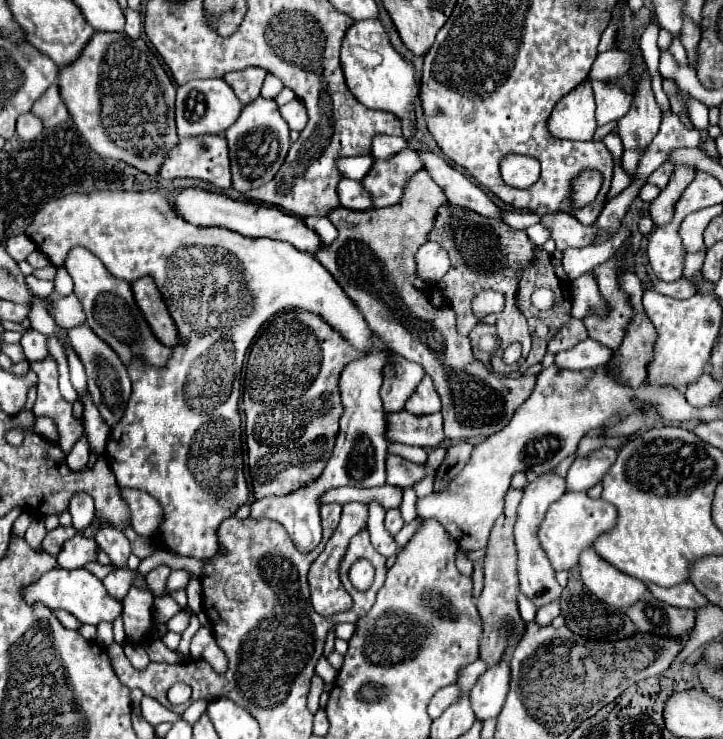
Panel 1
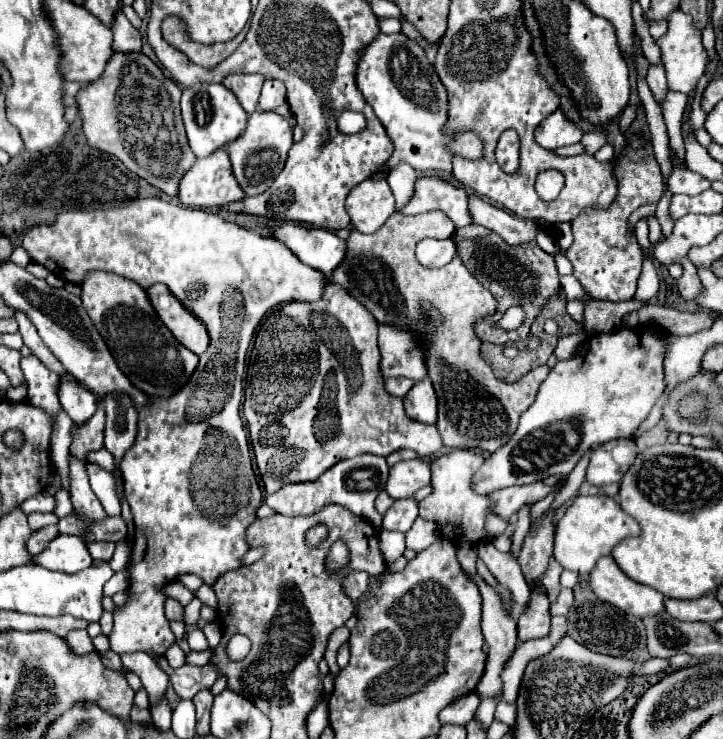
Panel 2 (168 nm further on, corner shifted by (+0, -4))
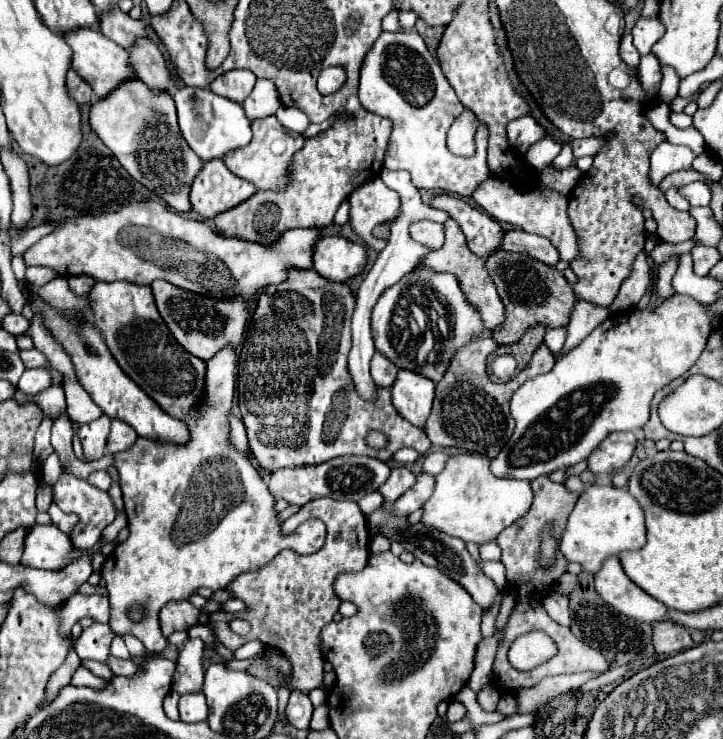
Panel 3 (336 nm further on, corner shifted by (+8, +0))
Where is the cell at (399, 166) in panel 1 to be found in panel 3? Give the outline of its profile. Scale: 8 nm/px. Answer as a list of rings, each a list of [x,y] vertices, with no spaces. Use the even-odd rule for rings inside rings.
[[[434,194],[428,202],[430,208],[444,210],[450,214],[452,220],[458,222],[460,230],[464,232],[468,240],[468,248],[478,256],[488,256],[496,248],[500,248],[502,240],[502,226],[492,220],[486,212],[480,212],[478,208],[472,208],[462,198],[454,198],[450,194]]]

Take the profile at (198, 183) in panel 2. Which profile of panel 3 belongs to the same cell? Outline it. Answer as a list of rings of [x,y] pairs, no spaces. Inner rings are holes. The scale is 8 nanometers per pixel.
[[[208,160],[192,182],[190,204],[196,214],[214,218],[216,214],[248,200],[248,196],[254,192],[256,188],[250,182],[234,176],[222,160]]]

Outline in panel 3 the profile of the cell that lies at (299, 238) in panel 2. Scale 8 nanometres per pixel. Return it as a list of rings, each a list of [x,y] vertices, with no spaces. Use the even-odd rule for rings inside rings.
[[[340,234],[334,236],[320,236],[312,246],[312,262],[314,270],[328,280],[346,282],[348,278],[362,272],[366,264],[366,250],[364,246],[346,240]]]

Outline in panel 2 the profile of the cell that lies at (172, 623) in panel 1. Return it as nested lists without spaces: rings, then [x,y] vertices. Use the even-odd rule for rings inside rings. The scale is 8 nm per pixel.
[[[194,598],[194,600],[192,600],[188,606],[186,606],[184,616],[186,616],[186,624],[188,624],[188,626],[198,622],[198,618],[200,618],[200,608],[202,608],[202,602],[200,602],[198,598]]]

